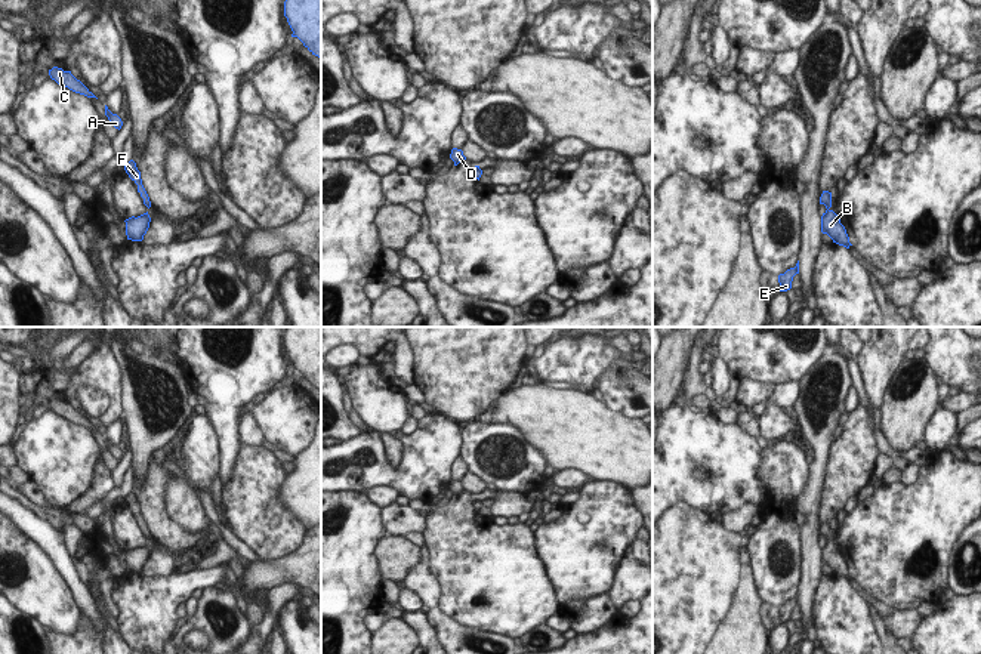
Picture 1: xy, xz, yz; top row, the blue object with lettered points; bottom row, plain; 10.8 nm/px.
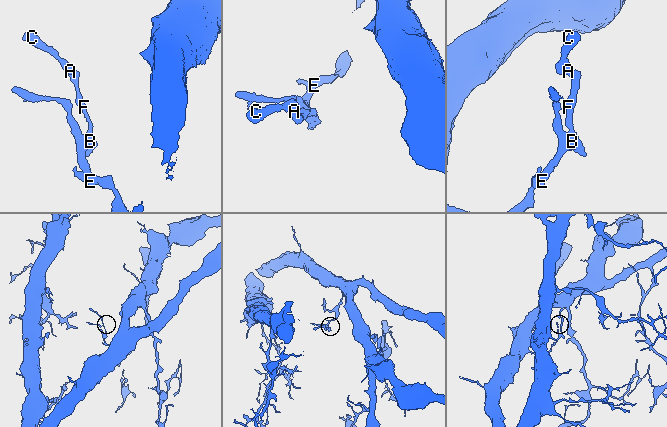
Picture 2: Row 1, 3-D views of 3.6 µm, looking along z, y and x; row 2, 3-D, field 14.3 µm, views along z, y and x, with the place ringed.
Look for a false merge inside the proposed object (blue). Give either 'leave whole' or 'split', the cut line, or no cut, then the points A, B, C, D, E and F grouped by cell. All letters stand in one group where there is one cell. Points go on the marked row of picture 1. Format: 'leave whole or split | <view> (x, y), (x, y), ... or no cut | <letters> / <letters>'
leave whole | no cut | A B C D E F

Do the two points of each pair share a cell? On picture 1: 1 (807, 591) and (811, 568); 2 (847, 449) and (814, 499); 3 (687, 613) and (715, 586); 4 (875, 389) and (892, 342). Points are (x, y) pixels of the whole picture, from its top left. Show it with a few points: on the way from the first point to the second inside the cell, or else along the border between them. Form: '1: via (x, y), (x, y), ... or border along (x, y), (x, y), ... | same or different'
1: via (808, 585), (810, 574) | same
2: border along (830, 450), (818, 518) | different
3: via (694, 605), (708, 592) | same
4: via (876, 378), (878, 360), (882, 354) | same

